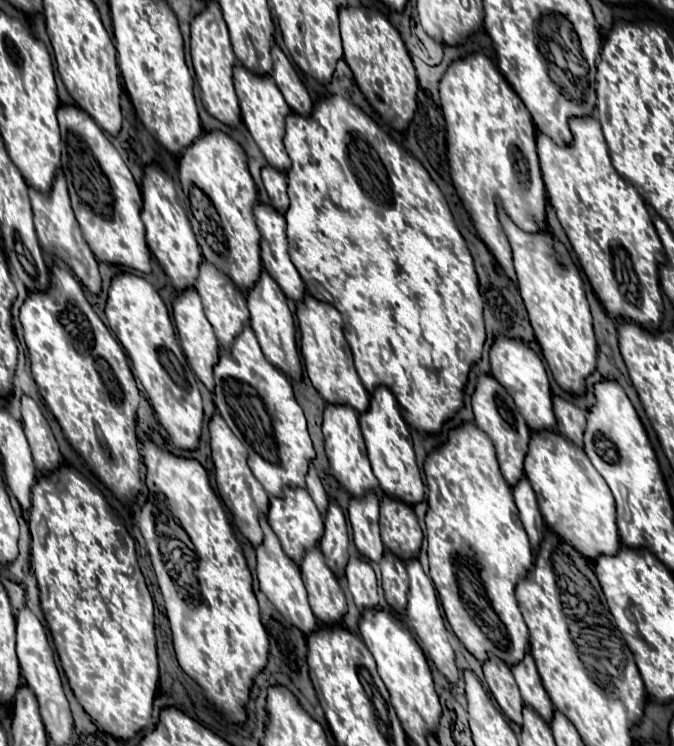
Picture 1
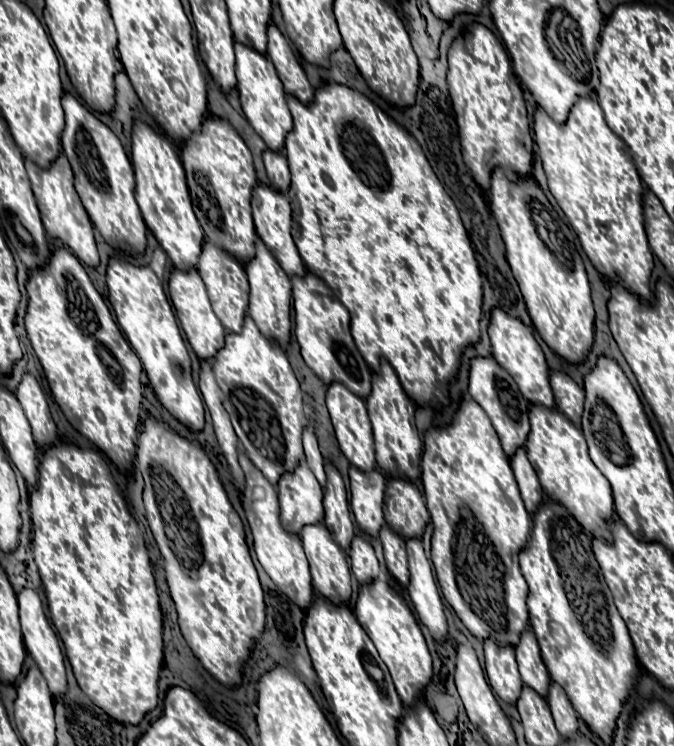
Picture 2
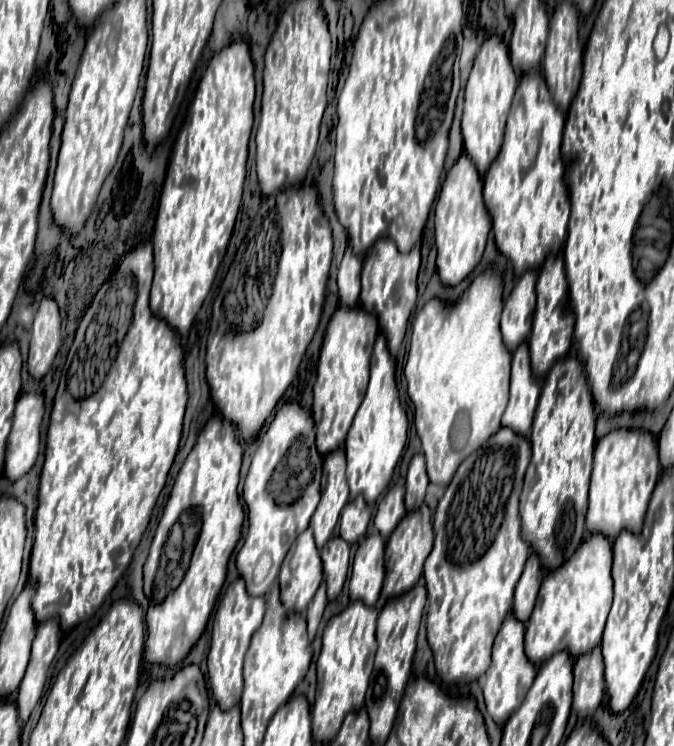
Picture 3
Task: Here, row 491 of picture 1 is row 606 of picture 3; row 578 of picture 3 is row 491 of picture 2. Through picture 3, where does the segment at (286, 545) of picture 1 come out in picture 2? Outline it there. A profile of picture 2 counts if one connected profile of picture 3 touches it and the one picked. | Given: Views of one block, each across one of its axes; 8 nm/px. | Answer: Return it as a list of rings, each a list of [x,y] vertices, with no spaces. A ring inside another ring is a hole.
[[[302,462],[294,472],[288,472],[278,482],[282,526],[298,534],[306,524],[320,524],[324,518],[322,488],[308,464]]]

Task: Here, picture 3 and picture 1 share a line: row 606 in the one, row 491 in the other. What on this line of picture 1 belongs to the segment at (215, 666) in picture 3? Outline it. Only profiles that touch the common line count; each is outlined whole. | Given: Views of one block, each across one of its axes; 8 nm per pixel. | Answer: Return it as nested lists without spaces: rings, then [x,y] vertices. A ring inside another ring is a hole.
[[[214,412],[212,422],[210,422],[210,448],[212,448],[214,470],[216,470],[218,494],[222,496],[226,508],[230,510],[236,528],[242,532],[244,538],[248,538],[248,542],[254,548],[258,548],[262,544],[262,528],[260,528],[258,520],[260,520],[260,516],[266,516],[270,500],[268,500],[268,494],[258,484],[258,480],[254,478],[254,474],[250,472],[248,464],[246,464],[246,458],[248,458],[246,456],[246,448],[230,432],[230,428],[226,426],[226,422],[222,420],[222,416],[218,412]]]

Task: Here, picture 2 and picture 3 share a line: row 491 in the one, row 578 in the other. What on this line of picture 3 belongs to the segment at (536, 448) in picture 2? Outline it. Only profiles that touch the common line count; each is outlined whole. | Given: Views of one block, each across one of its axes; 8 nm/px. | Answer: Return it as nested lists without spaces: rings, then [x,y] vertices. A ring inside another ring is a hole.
[[[592,532],[562,564],[560,568],[546,574],[536,606],[526,622],[526,656],[534,664],[542,664],[554,652],[568,650],[572,658],[582,652],[590,652],[602,640],[602,630],[612,604],[612,544],[600,534]]]

